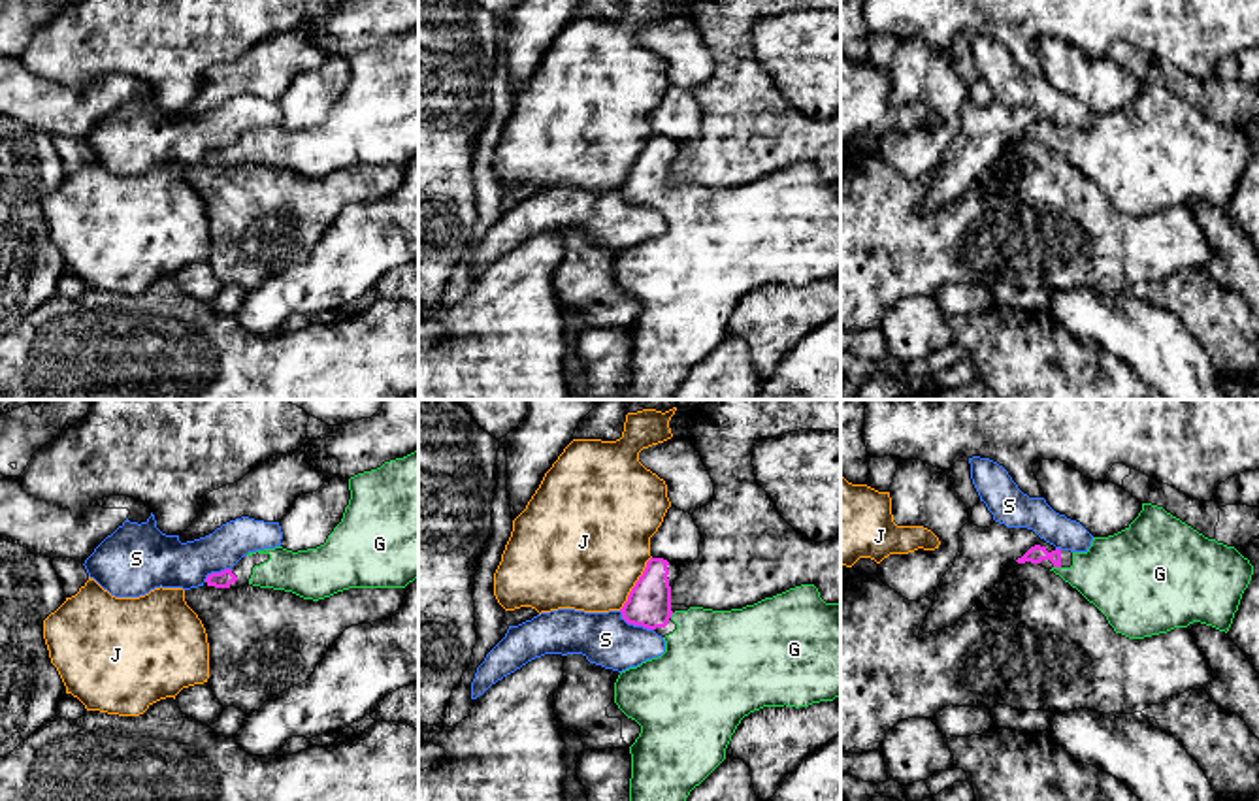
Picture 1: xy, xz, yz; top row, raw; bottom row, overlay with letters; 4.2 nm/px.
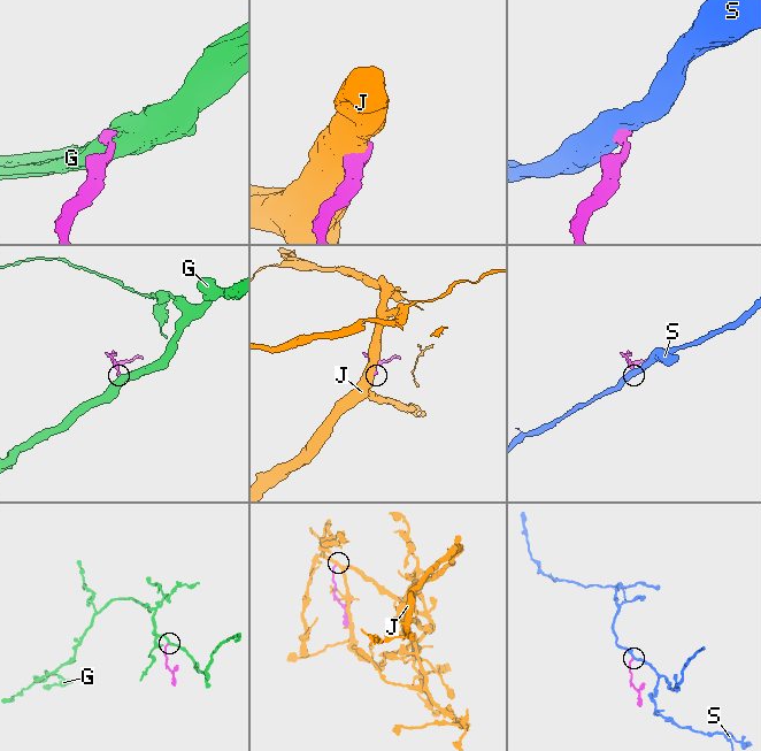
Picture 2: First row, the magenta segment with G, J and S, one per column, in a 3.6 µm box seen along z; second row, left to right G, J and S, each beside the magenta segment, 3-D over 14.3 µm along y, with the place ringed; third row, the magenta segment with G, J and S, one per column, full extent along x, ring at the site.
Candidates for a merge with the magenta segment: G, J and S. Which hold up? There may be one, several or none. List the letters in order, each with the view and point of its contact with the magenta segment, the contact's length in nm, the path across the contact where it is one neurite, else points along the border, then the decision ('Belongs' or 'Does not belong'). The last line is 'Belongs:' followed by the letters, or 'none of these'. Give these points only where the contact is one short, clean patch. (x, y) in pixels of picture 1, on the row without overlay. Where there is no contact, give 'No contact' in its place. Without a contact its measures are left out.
G: Touches magenta at yz (1058, 144). Shared border 30 nm. Path across: yz (1035, 132), (1048, 132), (1058, 144), (1116, 149). Belongs
J: Touches magenta at xz (636, 161). Shared border 280 nm. Does not belong
S: Touches magenta at xz (636, 202). Shared border 170 nm. Boundary: xz (619, 189), (628, 200), (653, 208). Does not belong
Belongs: G

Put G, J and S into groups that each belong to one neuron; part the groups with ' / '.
G / J / S

